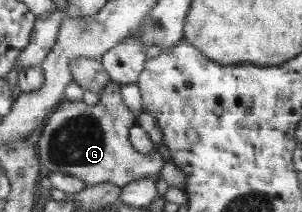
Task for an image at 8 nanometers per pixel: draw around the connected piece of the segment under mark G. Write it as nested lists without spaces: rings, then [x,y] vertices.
[[[110,83],[102,93],[99,101],[93,105],[88,105],[84,101],[71,102],[67,100],[55,107],[56,113],[48,117],[41,136],[36,140],[39,158],[44,167],[47,167],[51,172],[62,172],[82,179],[86,188],[102,183],[113,183],[123,188],[125,185],[139,179],[158,176],[158,173],[164,167],[165,159],[157,150],[144,154],[134,147],[131,140],[131,129],[138,126],[136,114],[130,111],[128,105],[124,104],[120,87],[120,84]]]

